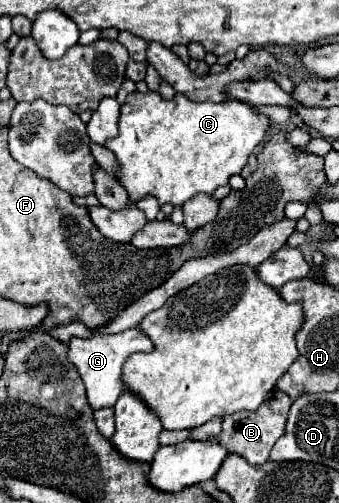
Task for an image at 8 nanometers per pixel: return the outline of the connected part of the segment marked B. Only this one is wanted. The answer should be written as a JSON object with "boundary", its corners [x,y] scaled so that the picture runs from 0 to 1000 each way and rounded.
{"boundary":[[[805,775],[758,815],[699,819],[687,827],[664,827],[658,831],[658,859],[652,859],[652,887],[664,887],[687,903],[717,907],[735,922],[788,918],[805,883],[841,859],[841,839],[847,839],[853,811],[858,811],[853,787],[841,787],[841,779],[829,779],[829,775]]]}

